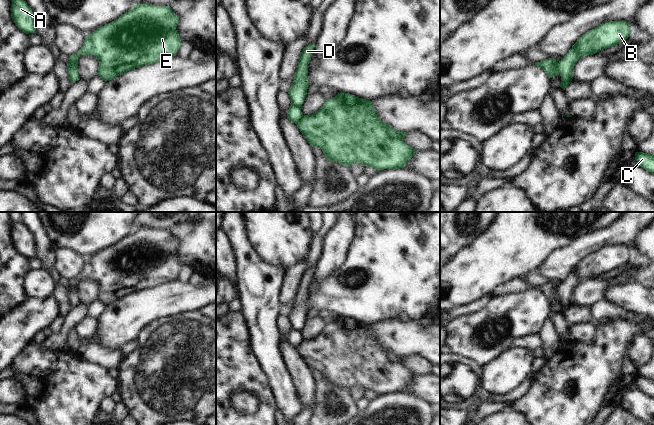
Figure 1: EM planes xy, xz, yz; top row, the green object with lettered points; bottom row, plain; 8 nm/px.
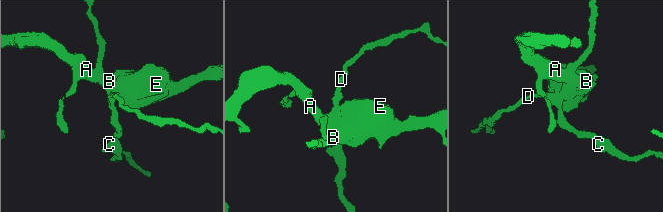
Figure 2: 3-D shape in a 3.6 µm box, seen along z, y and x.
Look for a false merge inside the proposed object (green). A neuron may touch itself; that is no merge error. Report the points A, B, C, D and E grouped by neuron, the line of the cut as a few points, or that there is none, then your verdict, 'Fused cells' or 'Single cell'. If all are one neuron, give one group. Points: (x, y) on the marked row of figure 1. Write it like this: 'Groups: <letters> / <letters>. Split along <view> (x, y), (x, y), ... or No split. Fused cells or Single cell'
Groups: A B D E / C. Split along yz (573, 45), (579, 56). Fused cells

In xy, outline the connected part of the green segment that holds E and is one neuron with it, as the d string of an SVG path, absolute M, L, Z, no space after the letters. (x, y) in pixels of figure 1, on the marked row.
M136 4L128 12L122 14L118 19L111 23L97 28L87 37L85 37L82 48L76 53L69 55L68 68L69 81L74 83L78 81L78 58L81 55L93 55L99 61L97 75L105 82L137 67L150 65L164 59L176 56L176 52L181 46L180 36L176 30L179 22L178 16L169 6L155 6L151 4Z

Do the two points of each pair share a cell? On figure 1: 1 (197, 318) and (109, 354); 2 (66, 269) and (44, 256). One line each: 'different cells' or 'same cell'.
1: different cells
2: different cells

